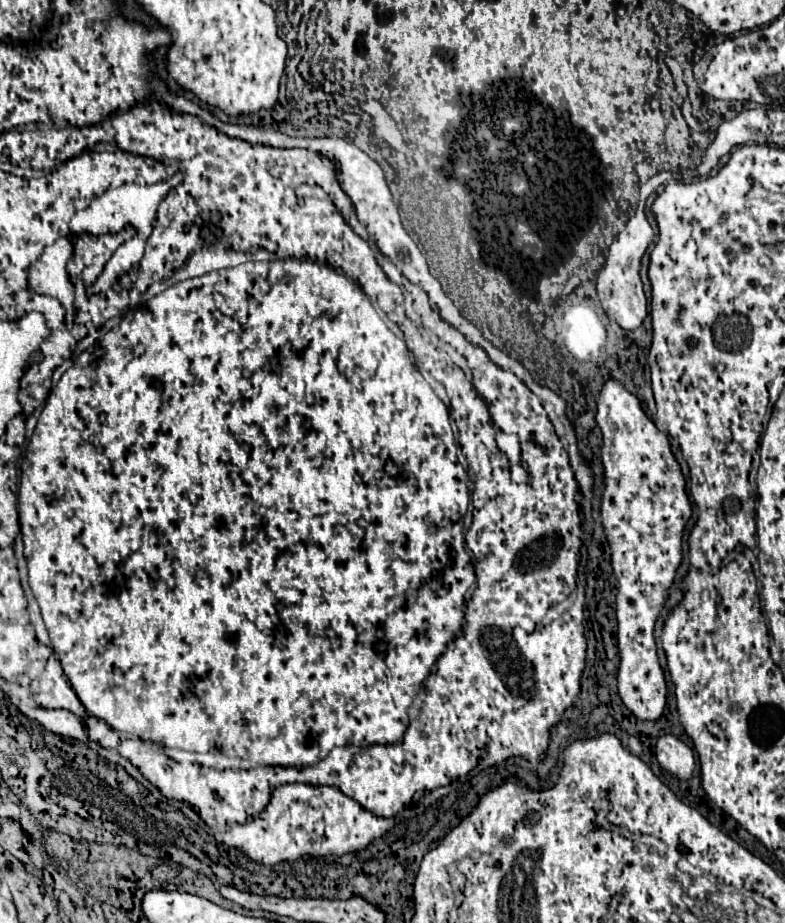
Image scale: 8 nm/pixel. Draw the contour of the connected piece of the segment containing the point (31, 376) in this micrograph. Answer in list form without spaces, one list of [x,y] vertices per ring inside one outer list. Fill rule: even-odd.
[[[46,359],[46,363],[33,364],[26,370],[26,374],[20,381],[20,384],[43,384],[51,378],[51,365],[52,363],[50,364],[48,359]],[[39,364],[43,370],[39,370]]]

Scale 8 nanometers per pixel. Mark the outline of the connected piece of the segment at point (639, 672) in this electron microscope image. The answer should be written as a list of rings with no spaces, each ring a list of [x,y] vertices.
[[[608,380],[604,384],[596,422],[604,438],[600,448],[604,468],[600,516],[610,546],[610,564],[618,580],[618,694],[636,718],[656,720],[666,706],[666,680],[656,656],[654,622],[682,562],[682,534],[692,508],[668,438],[644,414],[638,398],[620,382]]]

